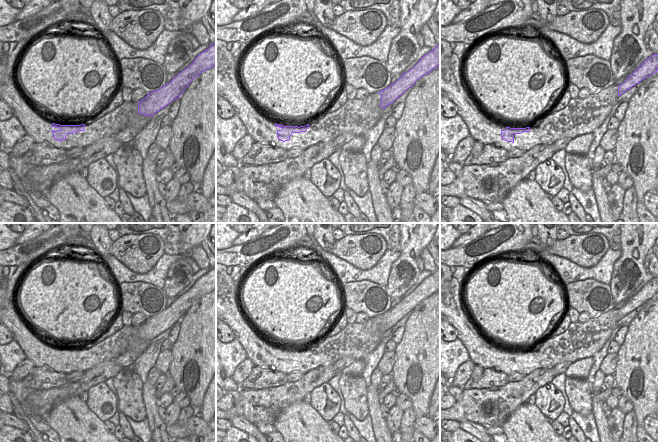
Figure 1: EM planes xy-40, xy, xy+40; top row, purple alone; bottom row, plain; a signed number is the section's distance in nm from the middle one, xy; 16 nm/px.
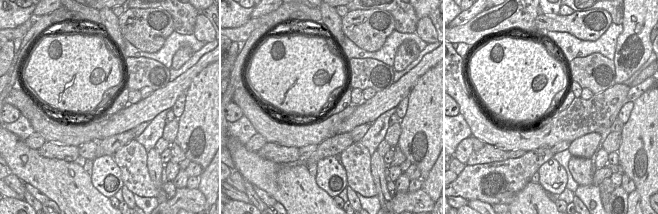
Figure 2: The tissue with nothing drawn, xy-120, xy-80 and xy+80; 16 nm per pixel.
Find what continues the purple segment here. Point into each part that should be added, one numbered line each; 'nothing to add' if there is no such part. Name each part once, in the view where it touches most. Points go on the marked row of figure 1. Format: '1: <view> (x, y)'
nothing to add.

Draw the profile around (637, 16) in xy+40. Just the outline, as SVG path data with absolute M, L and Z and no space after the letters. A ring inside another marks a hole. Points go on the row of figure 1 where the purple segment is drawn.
M620 0L621 33L615 37L610 64L615 80L629 76L629 71L641 60L647 50L644 42L646 31L658 14L658 0Z

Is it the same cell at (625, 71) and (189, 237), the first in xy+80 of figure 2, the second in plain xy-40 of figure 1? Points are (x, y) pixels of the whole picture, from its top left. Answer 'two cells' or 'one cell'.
one cell

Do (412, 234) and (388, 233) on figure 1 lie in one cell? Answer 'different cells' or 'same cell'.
different cells

